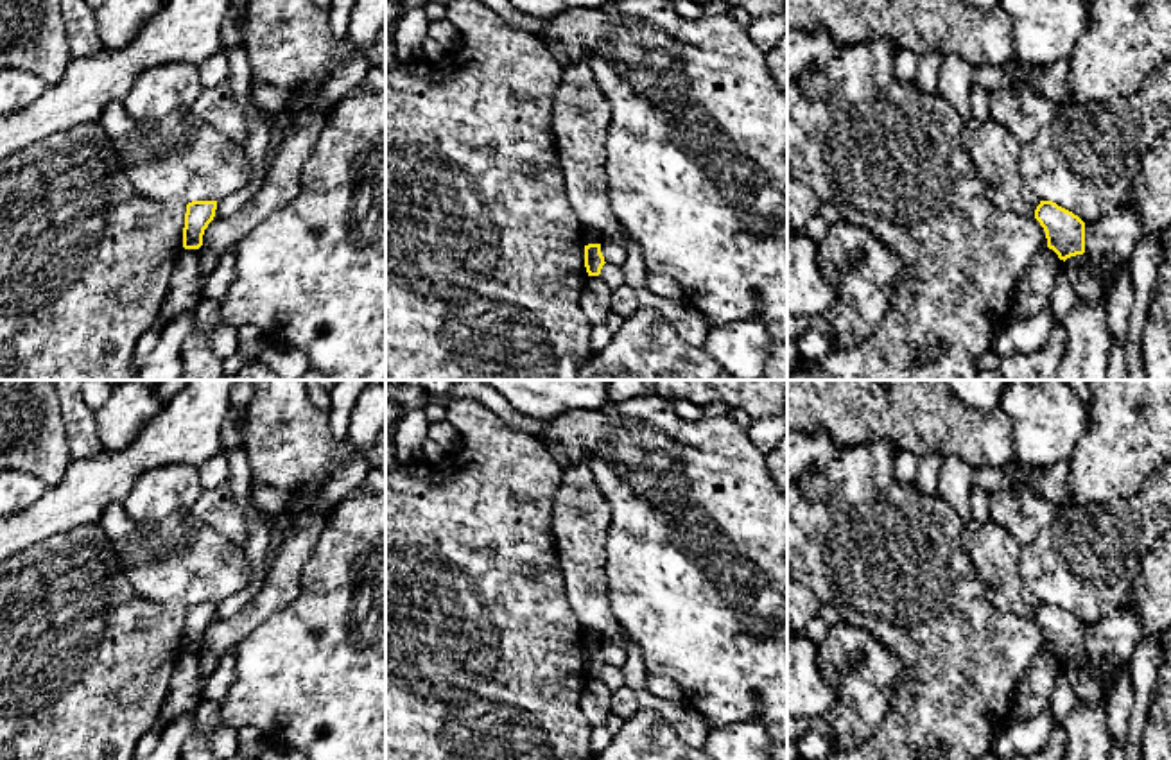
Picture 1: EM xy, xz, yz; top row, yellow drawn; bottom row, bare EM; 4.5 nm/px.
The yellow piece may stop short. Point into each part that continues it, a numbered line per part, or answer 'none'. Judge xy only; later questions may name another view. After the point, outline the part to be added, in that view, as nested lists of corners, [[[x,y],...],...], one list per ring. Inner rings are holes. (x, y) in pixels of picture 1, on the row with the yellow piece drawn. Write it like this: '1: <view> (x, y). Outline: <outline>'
none

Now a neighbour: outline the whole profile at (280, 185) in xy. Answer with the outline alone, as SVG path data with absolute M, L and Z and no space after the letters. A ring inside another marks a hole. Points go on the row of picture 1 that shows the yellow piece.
M308 108L287 124L283 140L269 165L260 190L233 215L213 219L203 235L203 244L219 253L233 247L264 219L283 210L299 192L299 179L321 131L325 117Z

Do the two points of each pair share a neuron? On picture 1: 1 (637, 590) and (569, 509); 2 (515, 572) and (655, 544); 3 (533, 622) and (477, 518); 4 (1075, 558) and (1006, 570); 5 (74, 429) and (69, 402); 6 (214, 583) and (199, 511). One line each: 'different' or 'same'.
1: different
2: different
3: same
4: different
5: same
6: different

